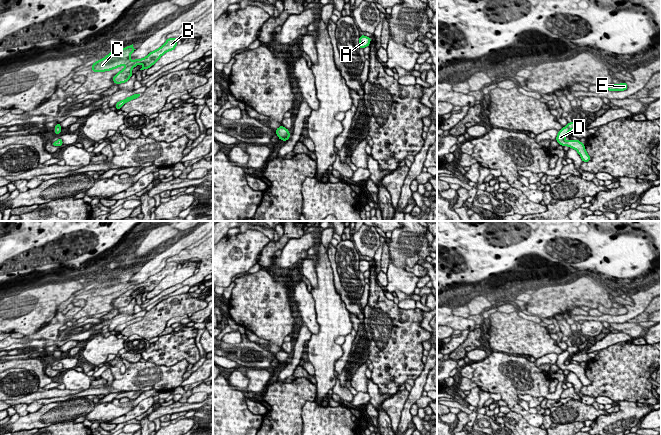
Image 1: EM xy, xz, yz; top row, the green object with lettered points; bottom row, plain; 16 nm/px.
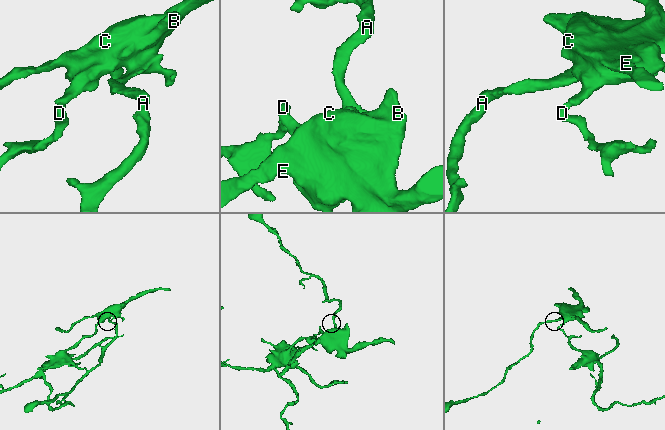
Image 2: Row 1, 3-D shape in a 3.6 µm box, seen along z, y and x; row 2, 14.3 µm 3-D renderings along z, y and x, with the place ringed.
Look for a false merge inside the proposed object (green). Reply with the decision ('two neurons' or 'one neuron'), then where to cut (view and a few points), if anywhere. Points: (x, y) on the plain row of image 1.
two neurons; cut yz (566, 350), (569, 354)

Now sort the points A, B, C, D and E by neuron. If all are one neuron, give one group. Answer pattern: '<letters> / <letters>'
A B C E / D

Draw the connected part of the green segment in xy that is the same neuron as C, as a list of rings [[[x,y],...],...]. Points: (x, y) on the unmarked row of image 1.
[[[168,262],[160,272],[150,276],[146,281],[142,283],[132,284],[130,282],[130,279],[136,274],[133,272],[133,268],[122,273],[114,274],[101,284],[98,284],[95,287],[93,287],[92,295],[105,296],[125,289],[126,291],[120,296],[118,296],[116,299],[114,299],[112,303],[113,306],[116,308],[125,307],[133,299],[132,293],[135,290],[142,288],[143,291],[140,294],[150,292],[160,283],[162,279],[164,279],[168,275],[174,274],[177,270],[177,266],[177,262]]]

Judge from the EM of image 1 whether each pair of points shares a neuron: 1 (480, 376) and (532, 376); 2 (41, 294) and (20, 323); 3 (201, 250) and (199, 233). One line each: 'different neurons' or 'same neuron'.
1: same neuron
2: same neuron
3: different neurons

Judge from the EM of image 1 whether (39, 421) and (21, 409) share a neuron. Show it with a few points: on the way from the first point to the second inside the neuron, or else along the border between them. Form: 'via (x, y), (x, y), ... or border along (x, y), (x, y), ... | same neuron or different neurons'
border along (28, 412), (20, 417) | different neurons

